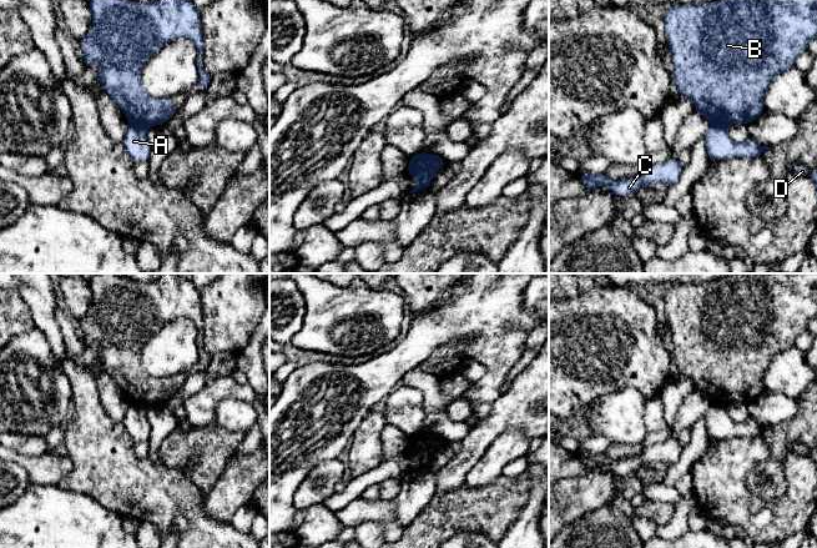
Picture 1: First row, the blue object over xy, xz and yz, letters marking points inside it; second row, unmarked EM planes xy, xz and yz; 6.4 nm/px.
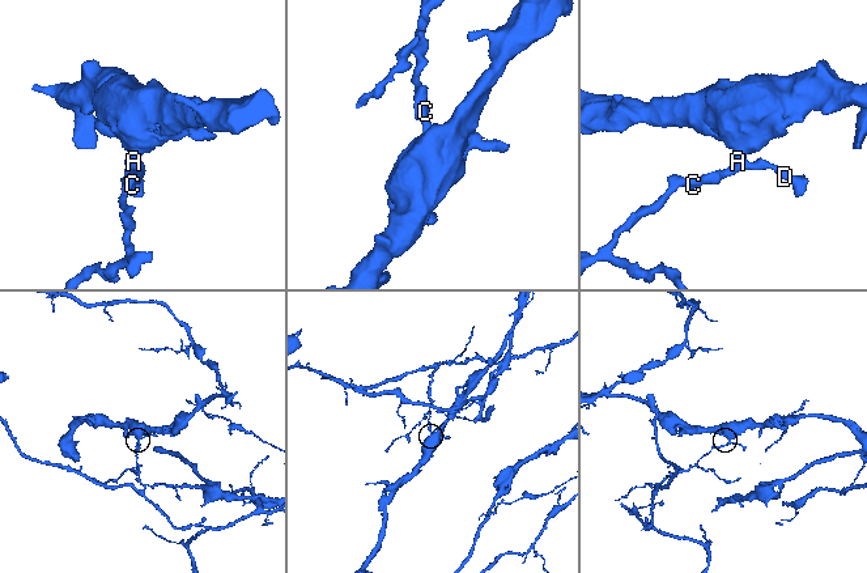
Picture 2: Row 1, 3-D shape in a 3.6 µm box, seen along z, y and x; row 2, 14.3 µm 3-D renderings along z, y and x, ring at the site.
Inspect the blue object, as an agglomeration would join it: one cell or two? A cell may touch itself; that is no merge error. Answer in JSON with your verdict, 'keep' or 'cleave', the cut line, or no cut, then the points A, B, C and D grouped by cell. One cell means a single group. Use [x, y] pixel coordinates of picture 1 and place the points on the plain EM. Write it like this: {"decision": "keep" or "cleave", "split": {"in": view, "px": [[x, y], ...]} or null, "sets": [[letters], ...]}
{"decision": "cleave", "split": {"in": "xy", "px": [[130, 402], [137, 402], [145, 407]]}, "sets": [["A", "C", "D"], ["B"]]}

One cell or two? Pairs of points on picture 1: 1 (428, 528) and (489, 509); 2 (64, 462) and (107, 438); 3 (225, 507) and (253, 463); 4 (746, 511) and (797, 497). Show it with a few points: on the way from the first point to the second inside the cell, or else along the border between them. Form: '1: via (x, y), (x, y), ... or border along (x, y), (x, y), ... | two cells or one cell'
1: via (443, 517), (462, 509), (474, 509) | one cell
2: border along (67, 455), (71, 469), (56, 483) | two cells
3: via (227, 496), (245, 474) | one cell
4: via (758, 511), (785, 509) | one cell

